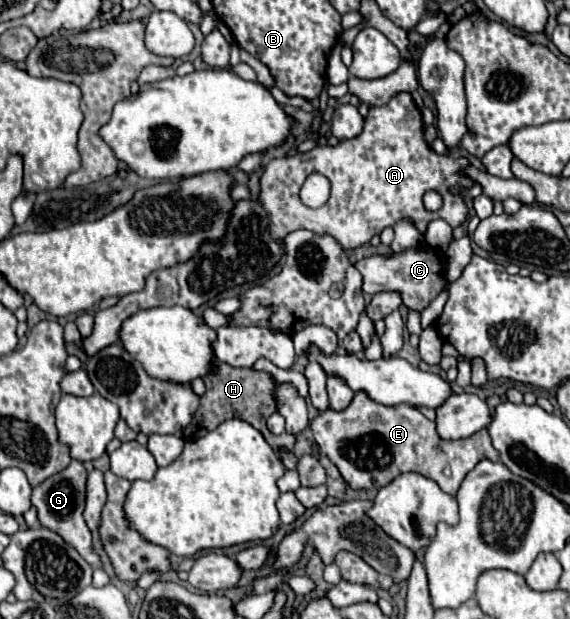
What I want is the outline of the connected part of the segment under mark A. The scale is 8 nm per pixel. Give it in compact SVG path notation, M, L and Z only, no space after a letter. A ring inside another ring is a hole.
M398 93L386 105L370 107L368 119L358 137L340 141L336 147L324 145L324 147L314 147L308 153L298 153L294 157L272 159L262 175L260 201L238 201L236 203L226 237L220 243L202 245L198 255L192 257L186 265L174 265L174 269L160 269L158 273L152 273L142 291L124 295L114 307L98 311L98 315L94 317L94 333L88 339L82 339L84 351L88 355L94 355L100 349L116 343L118 341L118 325L122 325L122 321L126 317L130 317L130 313L136 313L140 309L150 309L150 307L158 307L158 305L182 305L186 309L196 311L200 305L212 301L218 293L222 293L226 289L232 289L232 287L244 285L244 283L256 283L266 271L270 271L280 261L280 257L284 255L282 241L284 241L286 233L290 233L294 229L310 229L320 235L330 233L334 239L338 239L338 243L346 251L352 251L352 249L368 243L374 235L382 233L382 229L394 227L404 217L410 217L416 223L416 227L422 229L422 233L426 233L426 225L430 223L430 219L438 219L438 217L446 219L452 227L462 225L468 215L464 197L452 195L448 191L448 187L450 185L462 185L462 187L474 185L468 177L460 175L460 169L464 169L468 165L468 159L462 157L458 151L454 151L454 155L436 155L430 149L430 145L426 143L422 127L424 127L424 123L422 123L418 107L412 101L412 95ZM314 171L326 175L332 183L332 195L330 195L328 203L318 209L310 209L300 201L300 187L302 187L304 179ZM426 191L440 193L442 207L438 211L428 211L424 207L422 197Z

